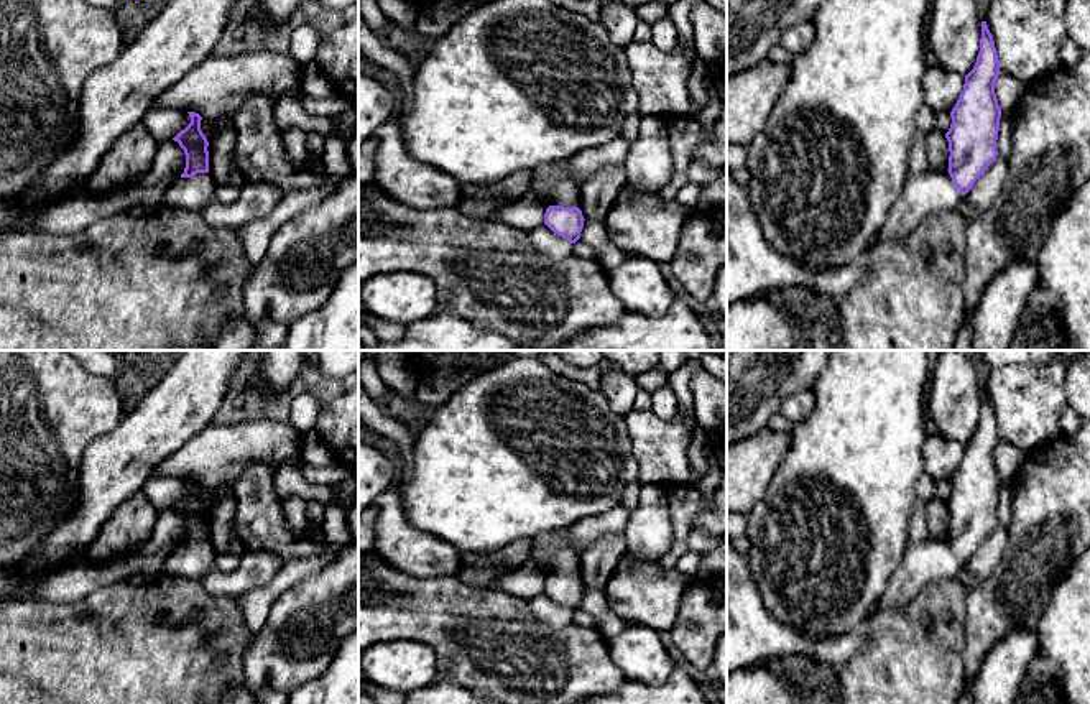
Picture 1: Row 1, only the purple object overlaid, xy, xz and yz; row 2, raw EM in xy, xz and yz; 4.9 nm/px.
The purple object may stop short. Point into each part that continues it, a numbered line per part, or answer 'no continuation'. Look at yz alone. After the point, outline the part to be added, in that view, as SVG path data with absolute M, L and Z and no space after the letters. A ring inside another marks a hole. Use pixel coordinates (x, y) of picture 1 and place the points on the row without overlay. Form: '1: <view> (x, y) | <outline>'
1: yz (931, 560) | M926 538L919 543L908 543L906 556L893 572L886 591L883 592L876 610L870 620L884 610L904 607L927 586L954 579L962 569L958 556L954 553L949 540Z

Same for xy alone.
1: xy (194, 561) | M197 541L192 546L179 544L168 554L164 571L171 576L201 581L215 567L215 556L209 541Z

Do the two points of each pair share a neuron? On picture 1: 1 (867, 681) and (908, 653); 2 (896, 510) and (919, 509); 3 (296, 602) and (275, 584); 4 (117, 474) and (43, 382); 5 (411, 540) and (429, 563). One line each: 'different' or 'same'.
1: same
2: different
3: different
4: different
5: same

